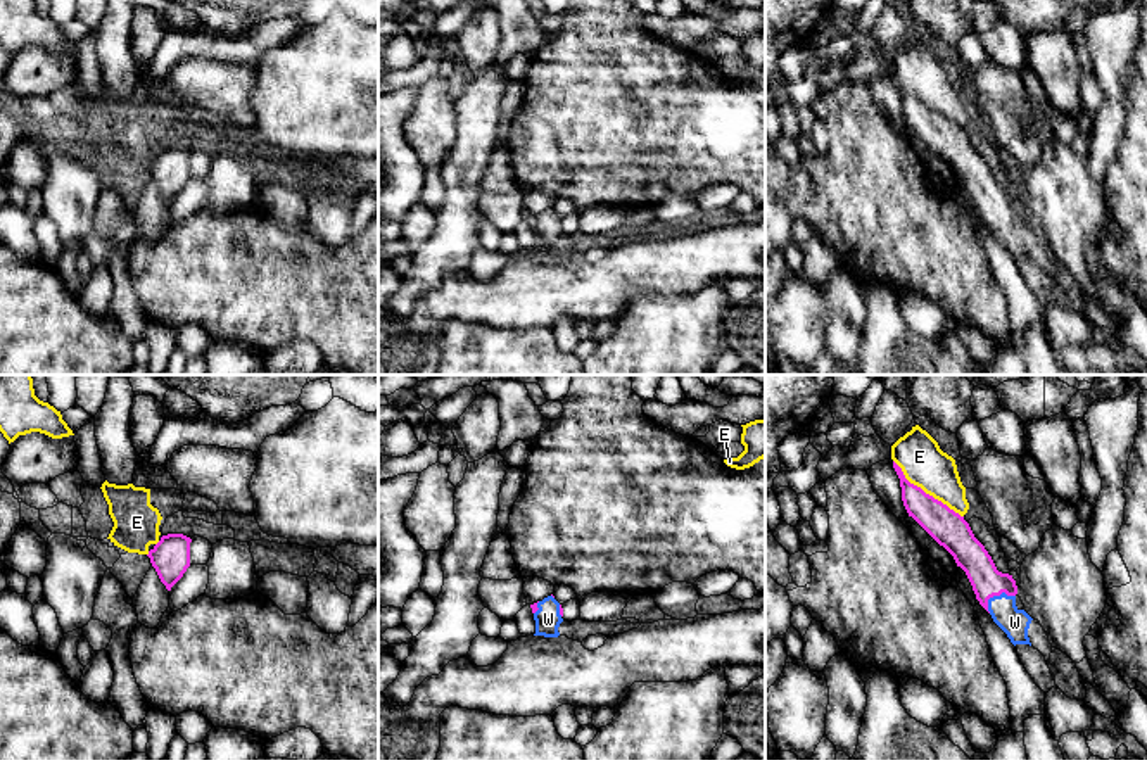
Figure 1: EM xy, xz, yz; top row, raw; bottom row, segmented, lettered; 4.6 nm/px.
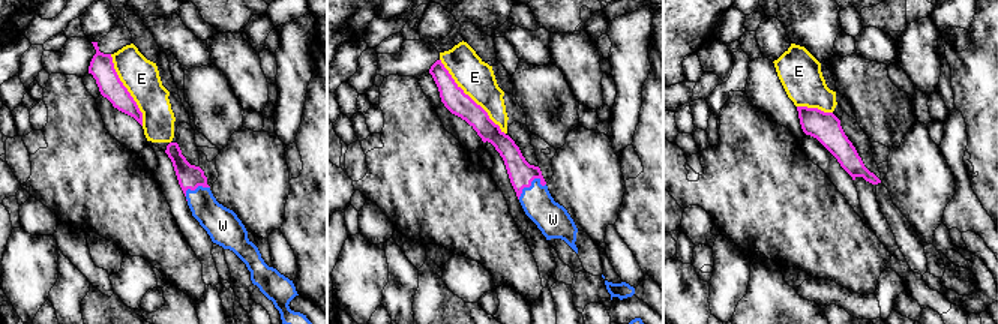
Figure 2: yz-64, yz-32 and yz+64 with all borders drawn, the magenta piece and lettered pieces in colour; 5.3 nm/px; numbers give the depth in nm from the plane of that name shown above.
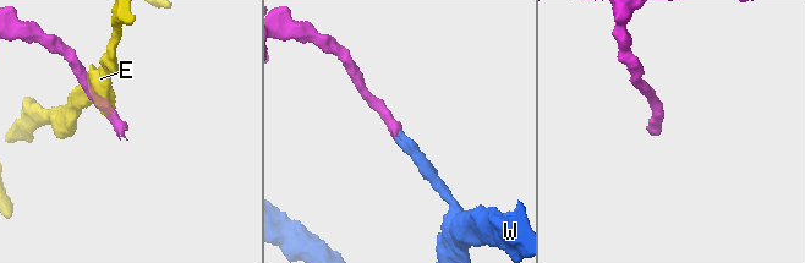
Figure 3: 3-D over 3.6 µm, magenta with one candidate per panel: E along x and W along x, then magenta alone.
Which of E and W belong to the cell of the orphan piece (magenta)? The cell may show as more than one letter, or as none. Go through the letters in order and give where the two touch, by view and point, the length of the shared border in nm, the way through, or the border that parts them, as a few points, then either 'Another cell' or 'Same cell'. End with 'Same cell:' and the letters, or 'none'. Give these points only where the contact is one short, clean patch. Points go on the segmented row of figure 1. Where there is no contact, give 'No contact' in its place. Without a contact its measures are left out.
E: Touches magenta at yz (925, 493). Shared border 420 nm. Another cell
W: Touches magenta at yz (995, 595). Shared border 150 nm. Path across: yz (968, 551), (995, 595), (1002, 610), (1014, 622). Same cell
Same cell: W

